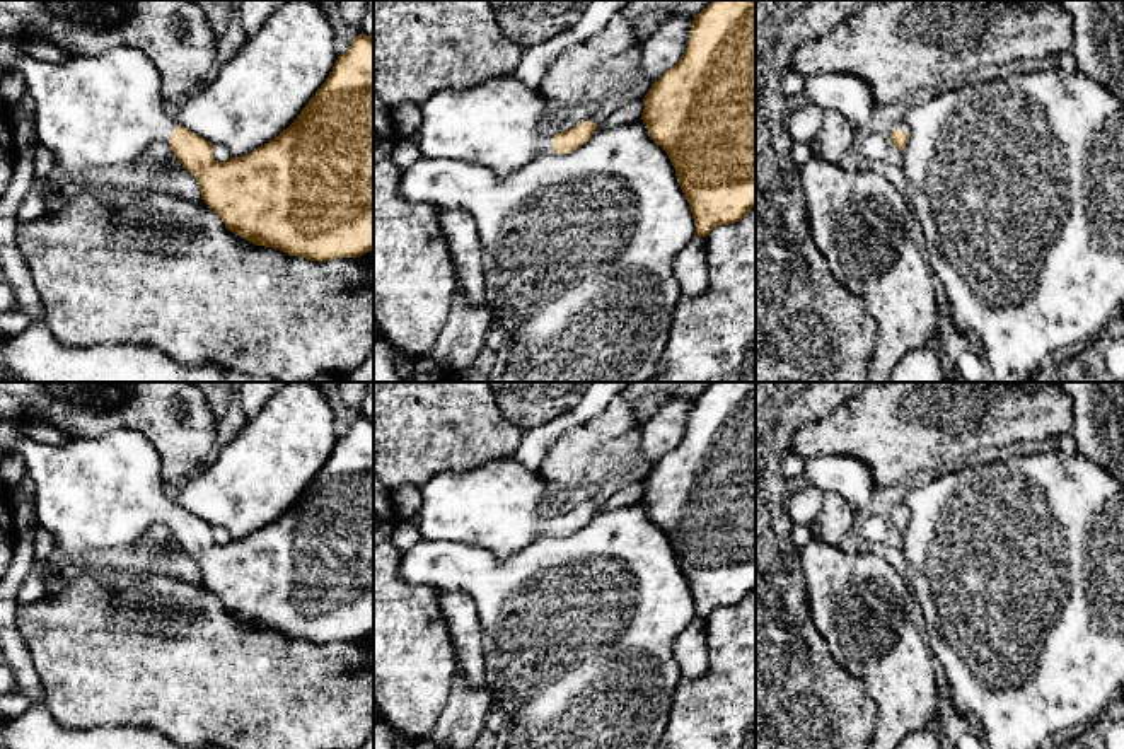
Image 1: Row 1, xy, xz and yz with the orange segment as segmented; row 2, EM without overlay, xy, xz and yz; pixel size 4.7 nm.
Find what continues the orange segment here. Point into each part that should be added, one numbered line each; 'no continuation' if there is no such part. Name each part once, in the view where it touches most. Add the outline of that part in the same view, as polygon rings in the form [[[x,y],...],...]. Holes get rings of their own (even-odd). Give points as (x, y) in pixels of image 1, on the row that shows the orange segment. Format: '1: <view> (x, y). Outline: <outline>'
1: xy (91, 111). Outline: [[[0,36],[0,72],[17,72],[22,77],[26,90],[32,96],[36,102],[34,126],[38,142],[51,150],[58,172],[61,172],[67,177],[78,179],[80,174],[90,167],[106,167],[135,160],[142,154],[142,150],[152,142],[169,142],[176,128],[172,114],[167,113],[164,107],[160,73],[152,63],[152,60],[136,48],[113,48],[111,51],[101,56],[68,55],[63,61],[49,63],[36,60],[24,53],[20,41]]]

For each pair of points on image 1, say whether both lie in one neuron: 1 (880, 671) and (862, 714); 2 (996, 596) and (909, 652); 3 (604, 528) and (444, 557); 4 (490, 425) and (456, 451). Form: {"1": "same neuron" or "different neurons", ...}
{"1": "different neurons", "2": "different neurons", "3": "same neuron", "4": "same neuron"}

